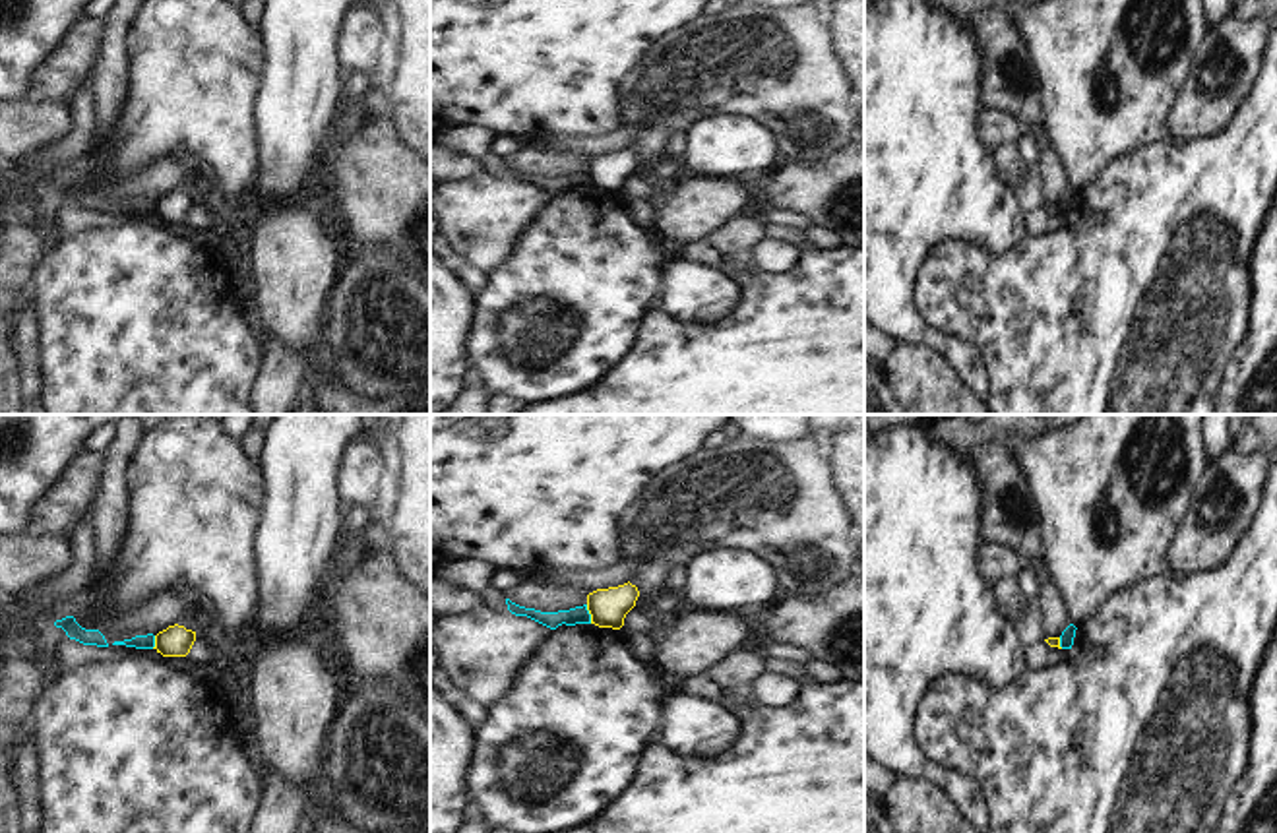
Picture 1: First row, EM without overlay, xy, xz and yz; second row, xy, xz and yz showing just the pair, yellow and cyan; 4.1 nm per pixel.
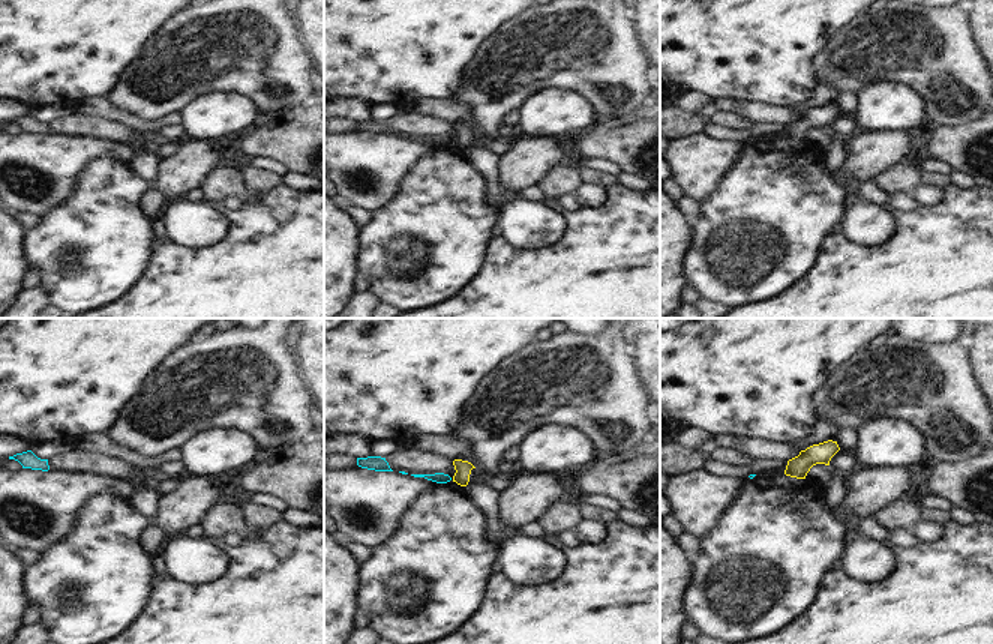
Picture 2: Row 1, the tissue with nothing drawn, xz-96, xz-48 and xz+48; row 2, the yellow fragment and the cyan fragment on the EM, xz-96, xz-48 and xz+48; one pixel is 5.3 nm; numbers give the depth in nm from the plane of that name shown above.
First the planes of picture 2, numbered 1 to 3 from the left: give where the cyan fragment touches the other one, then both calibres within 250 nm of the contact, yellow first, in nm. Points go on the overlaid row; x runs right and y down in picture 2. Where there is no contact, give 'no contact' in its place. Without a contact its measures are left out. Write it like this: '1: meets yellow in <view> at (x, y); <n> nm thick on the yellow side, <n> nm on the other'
1: no contact
2: no contact
3: no contact

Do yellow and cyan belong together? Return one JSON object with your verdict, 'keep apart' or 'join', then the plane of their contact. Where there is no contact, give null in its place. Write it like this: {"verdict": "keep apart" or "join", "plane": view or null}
{"verdict": "keep apart", "plane": "xz"}

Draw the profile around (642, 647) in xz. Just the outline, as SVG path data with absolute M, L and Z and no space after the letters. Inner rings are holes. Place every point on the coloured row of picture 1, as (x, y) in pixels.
M620 628L618 635L620 635L622 645L634 657L634 661L638 661L643 668L657 672L657 666L655 666L657 645L649 635L632 632L628 628Z

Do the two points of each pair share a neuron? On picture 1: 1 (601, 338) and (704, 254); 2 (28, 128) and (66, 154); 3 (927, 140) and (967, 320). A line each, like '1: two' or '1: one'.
1: two
2: two
3: two

